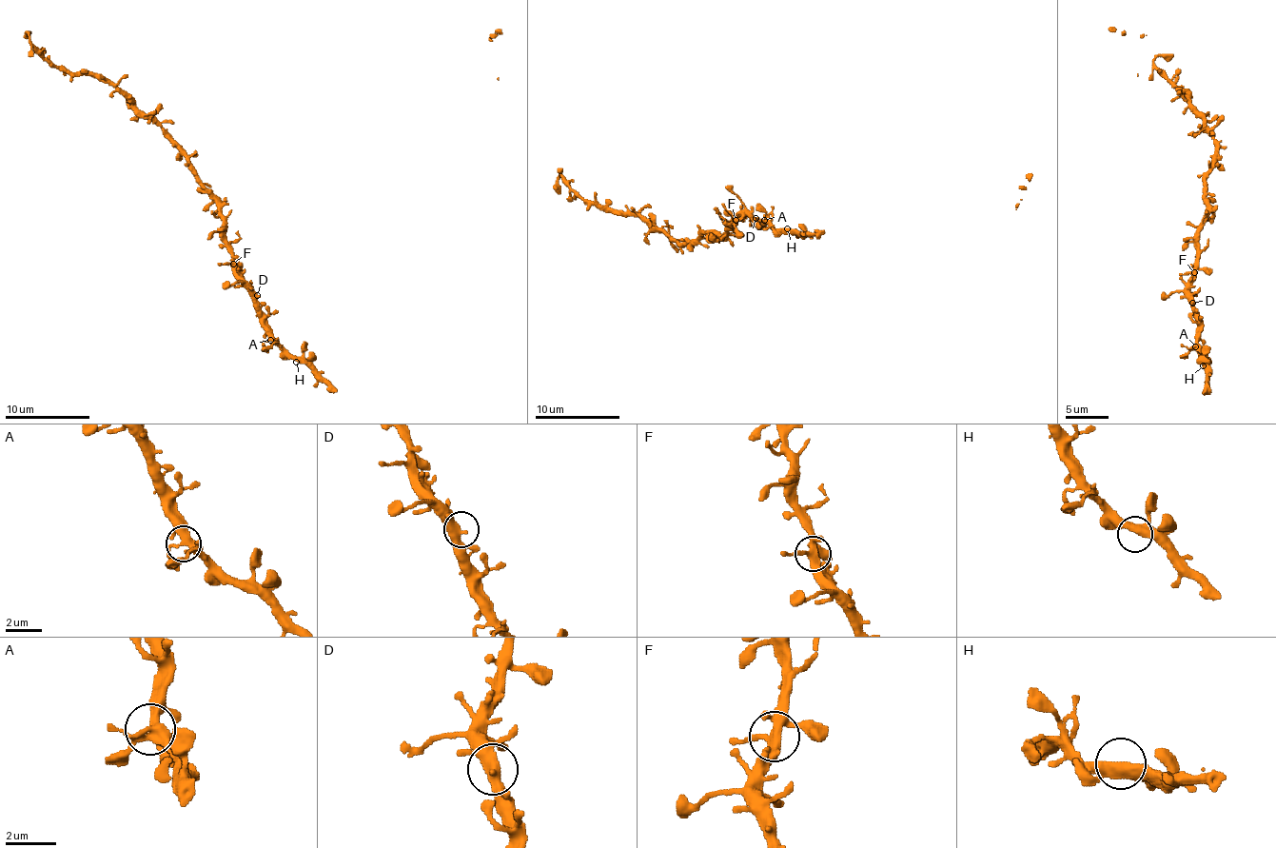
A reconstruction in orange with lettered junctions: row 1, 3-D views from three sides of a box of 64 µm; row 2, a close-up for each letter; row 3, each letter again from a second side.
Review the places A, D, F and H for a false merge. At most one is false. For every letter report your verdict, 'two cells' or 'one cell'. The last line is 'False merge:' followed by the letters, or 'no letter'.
A: one cell
D: one cell
F: one cell
H: one cell
False merge: no letter

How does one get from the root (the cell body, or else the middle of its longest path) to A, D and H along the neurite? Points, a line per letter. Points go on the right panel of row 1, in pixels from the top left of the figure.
A: (1207, 211), (1197, 241), (1194, 276), (1189, 290), (1198, 325), (1195, 346)
D: (1207, 211), (1197, 241), (1194, 281), (1189, 285), (1188, 299), (1192, 303)
H: (1207, 211), (1197, 241), (1197, 262), (1188, 297), (1196, 315), (1197, 345), (1204, 354), (1203, 365)

